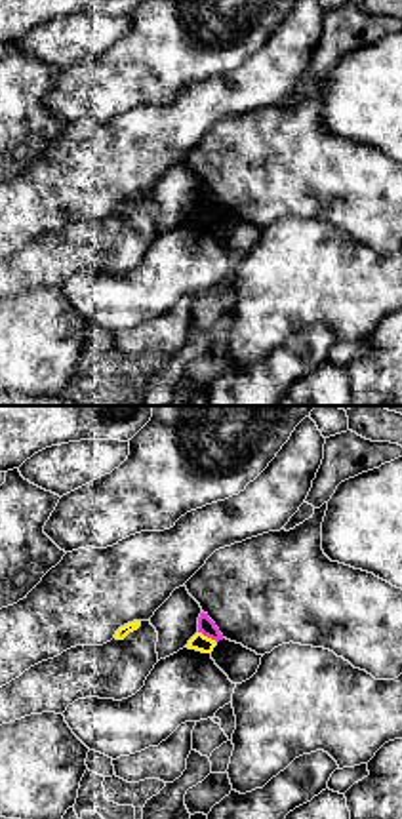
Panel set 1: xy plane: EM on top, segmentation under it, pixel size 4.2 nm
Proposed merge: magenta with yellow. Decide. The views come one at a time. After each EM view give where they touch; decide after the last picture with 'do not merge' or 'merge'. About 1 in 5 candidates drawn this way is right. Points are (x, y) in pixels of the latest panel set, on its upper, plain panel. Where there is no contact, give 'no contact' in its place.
meets magenta at (208, 210)

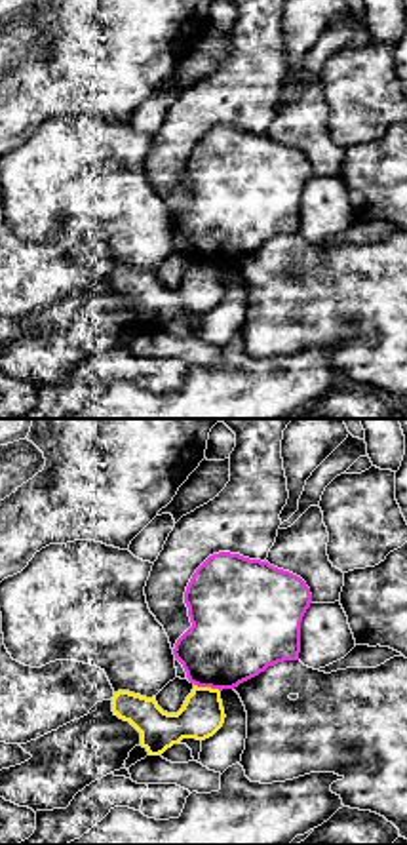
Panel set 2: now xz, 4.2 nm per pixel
meets magenta at (208, 259)

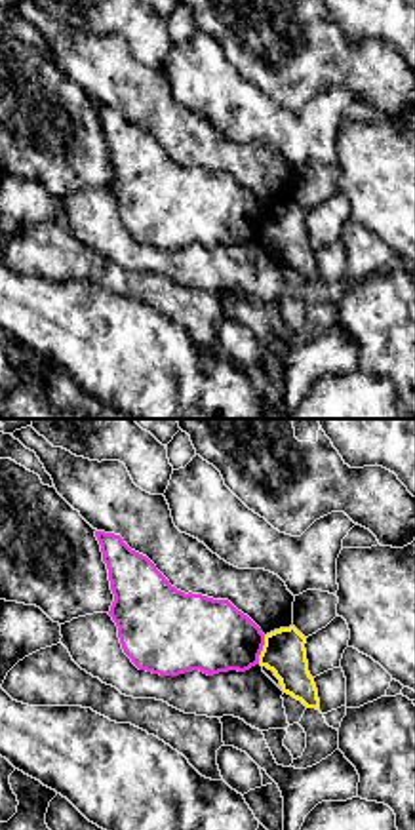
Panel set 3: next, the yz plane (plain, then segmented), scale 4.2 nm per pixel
meets magenta at (261, 223)

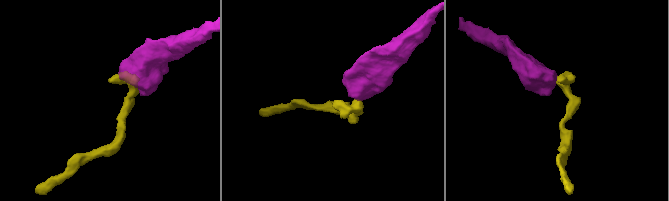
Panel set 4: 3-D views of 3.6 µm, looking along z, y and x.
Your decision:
do not merge

